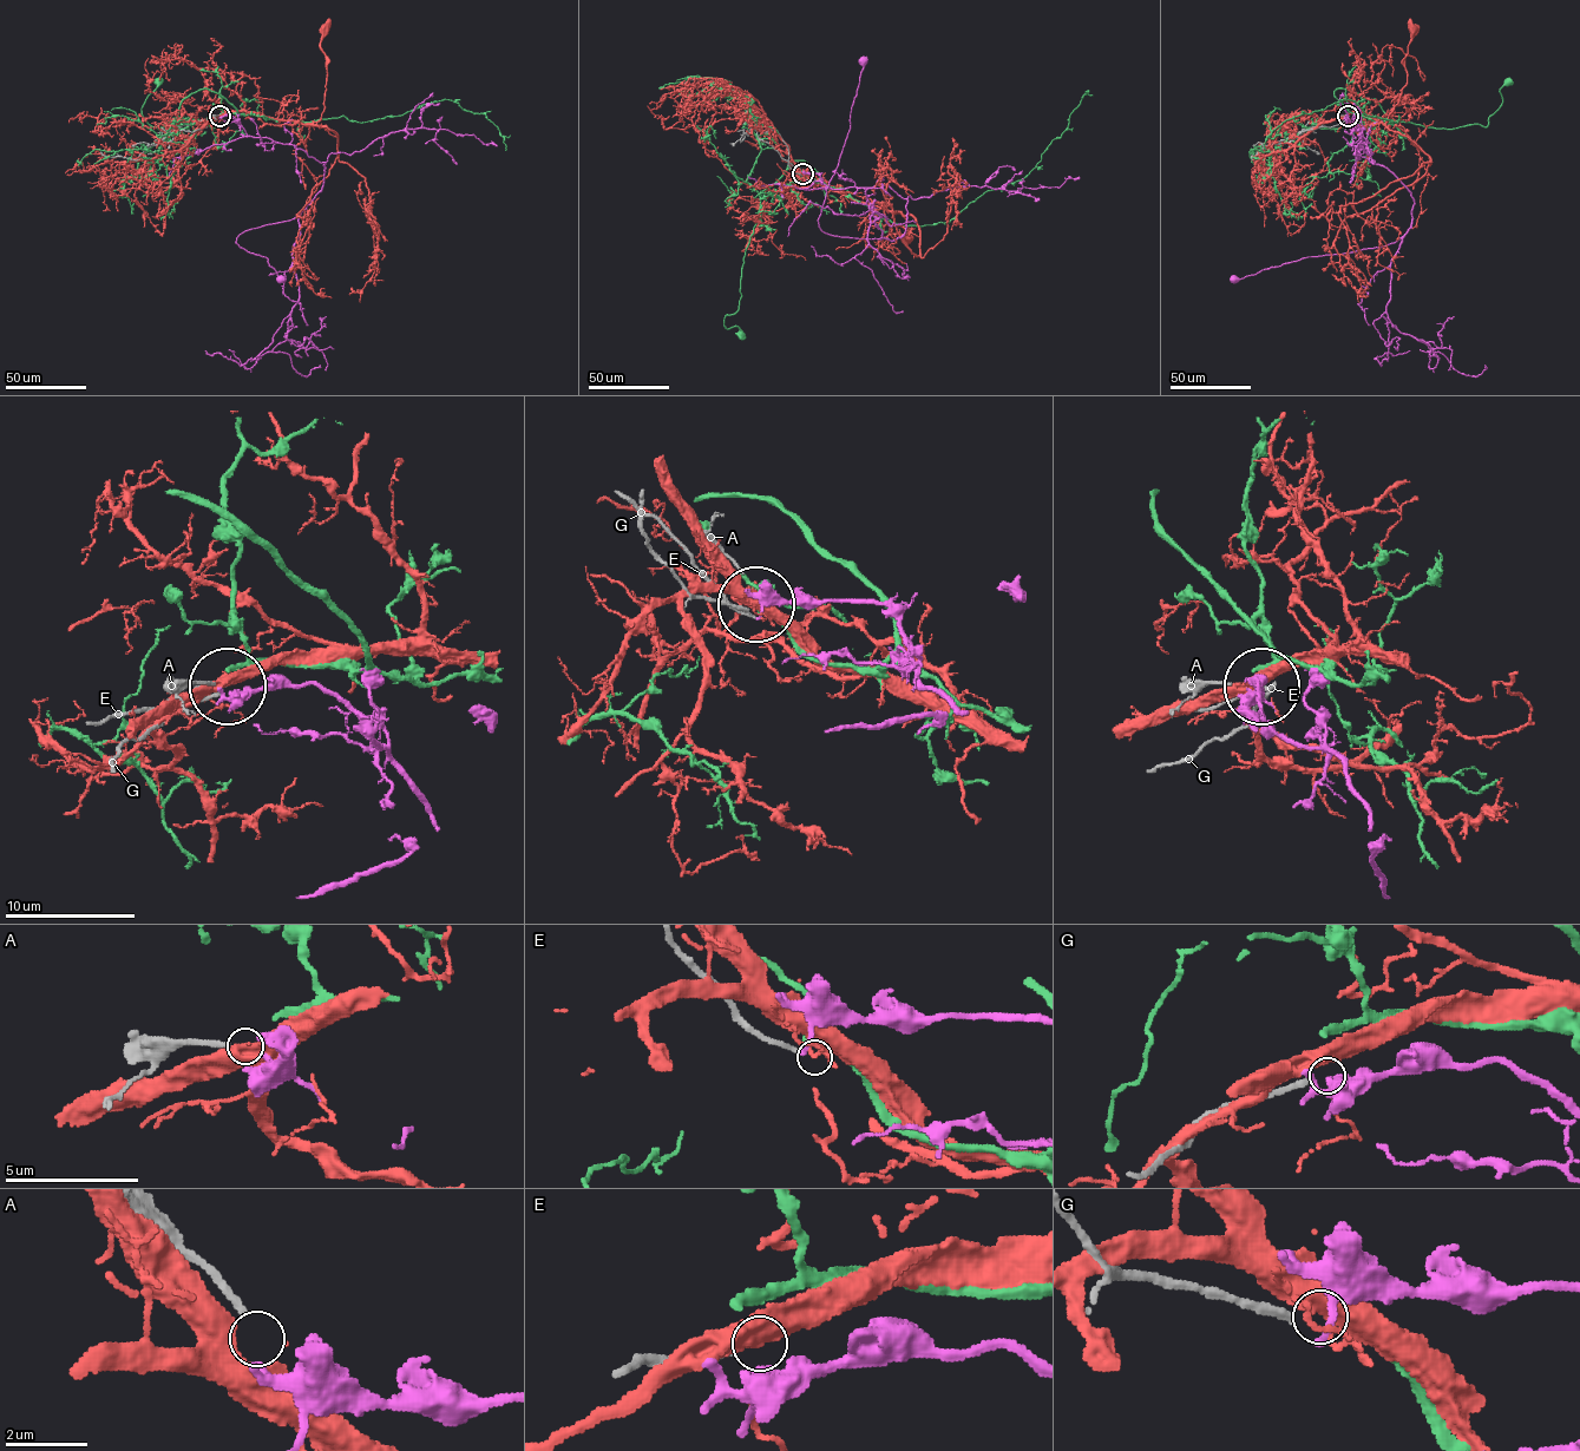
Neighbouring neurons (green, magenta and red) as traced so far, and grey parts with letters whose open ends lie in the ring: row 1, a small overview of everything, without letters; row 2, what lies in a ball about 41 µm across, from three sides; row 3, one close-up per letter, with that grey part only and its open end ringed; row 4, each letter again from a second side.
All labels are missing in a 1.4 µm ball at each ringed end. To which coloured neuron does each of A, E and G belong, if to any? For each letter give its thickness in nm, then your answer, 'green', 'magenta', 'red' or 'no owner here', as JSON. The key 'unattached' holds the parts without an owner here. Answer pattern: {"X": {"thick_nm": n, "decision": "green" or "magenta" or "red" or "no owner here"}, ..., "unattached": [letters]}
{"A": {"thick_nm": 190, "decision": "magenta"}, "E": {"thick_nm": 190, "decision": "no owner here"}, "G": {"thick_nm": 200, "decision": "no owner here"}, "unattached": ["E", "G"]}

